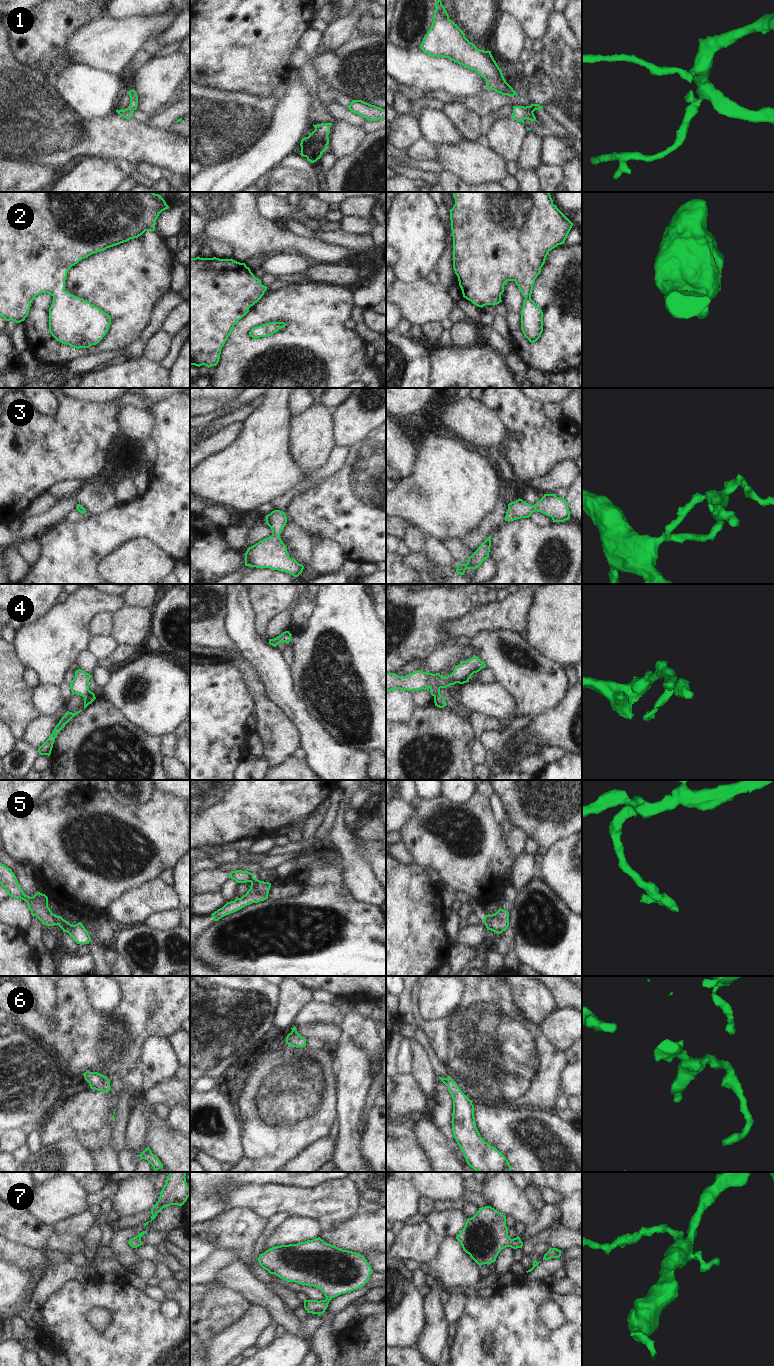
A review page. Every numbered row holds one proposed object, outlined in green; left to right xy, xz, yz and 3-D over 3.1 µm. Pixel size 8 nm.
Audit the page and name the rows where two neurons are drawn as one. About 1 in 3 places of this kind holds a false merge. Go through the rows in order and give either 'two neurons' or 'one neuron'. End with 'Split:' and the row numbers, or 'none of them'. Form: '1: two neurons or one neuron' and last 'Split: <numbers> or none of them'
1: one neuron
2: one neuron
3: one neuron
4: two neurons
5: two neurons
6: one neuron
7: one neuron
Split: 4, 5

